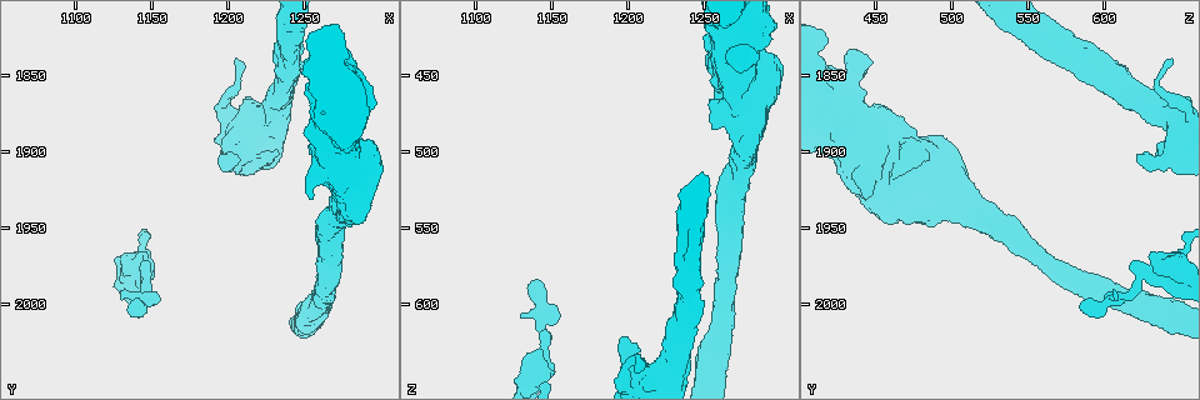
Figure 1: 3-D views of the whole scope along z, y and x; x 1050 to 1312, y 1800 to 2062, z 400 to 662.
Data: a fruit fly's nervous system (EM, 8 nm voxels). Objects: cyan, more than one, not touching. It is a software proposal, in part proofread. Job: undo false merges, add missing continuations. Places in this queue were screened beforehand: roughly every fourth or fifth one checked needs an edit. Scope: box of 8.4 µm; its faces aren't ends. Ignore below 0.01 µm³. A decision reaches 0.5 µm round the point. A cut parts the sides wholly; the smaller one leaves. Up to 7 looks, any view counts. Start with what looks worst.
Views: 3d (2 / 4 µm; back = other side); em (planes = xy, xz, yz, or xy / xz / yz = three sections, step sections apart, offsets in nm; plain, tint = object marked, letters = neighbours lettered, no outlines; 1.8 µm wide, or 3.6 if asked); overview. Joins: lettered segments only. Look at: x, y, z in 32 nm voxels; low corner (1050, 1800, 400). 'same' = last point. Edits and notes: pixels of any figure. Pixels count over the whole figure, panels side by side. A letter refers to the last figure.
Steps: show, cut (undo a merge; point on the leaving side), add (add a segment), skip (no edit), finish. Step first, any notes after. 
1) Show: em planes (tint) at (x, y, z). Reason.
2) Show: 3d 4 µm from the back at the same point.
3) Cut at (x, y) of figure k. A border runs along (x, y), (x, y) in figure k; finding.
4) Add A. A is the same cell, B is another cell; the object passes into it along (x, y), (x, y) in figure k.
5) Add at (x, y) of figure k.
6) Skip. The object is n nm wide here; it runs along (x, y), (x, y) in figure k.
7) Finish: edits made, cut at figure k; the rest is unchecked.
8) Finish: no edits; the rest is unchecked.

Show: em planes (letters) at (1138, 2000, 584). Branch stops here.

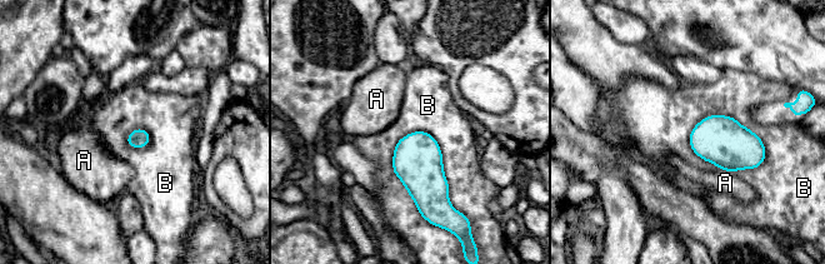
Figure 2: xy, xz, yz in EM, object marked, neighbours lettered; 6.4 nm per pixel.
Skip. A and B are other cells; a border runs along (399, 138), (435, 139), (455, 208) in figure 2; none of them fits.

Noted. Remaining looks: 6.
Show: 3d 4 µm at (1140, 1966, 630). Branch stops here.

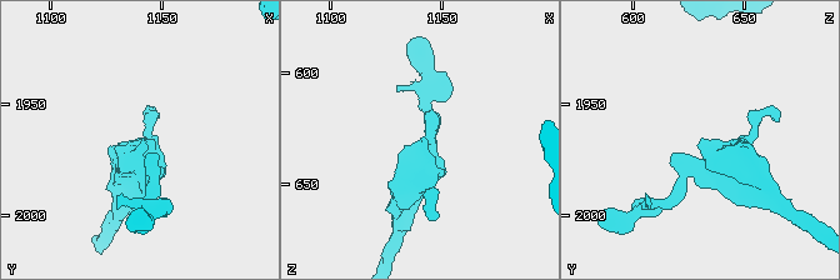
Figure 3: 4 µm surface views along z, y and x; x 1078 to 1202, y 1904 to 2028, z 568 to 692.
Show: em planes (tint) at (1142, 1967, 630). Shape alone is not enough.

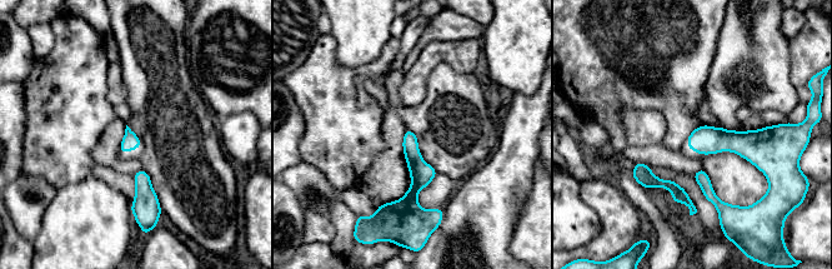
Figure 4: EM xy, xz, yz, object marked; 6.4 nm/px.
Show: em planes (letters) at the same point.

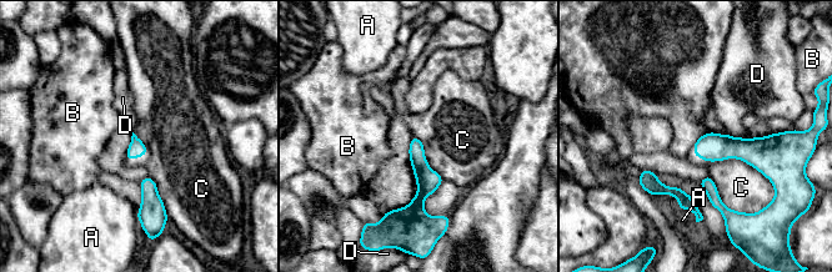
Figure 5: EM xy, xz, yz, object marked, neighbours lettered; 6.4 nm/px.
Skip. A, B, C and D are other cells; it runs along (416, 141), (422, 194), (412, 215) in figure 5; none of them fits.

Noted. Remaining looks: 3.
Show: em 3.6 µm xy step 4 (tint) at (1274, 1898, 462). Closes a loop.

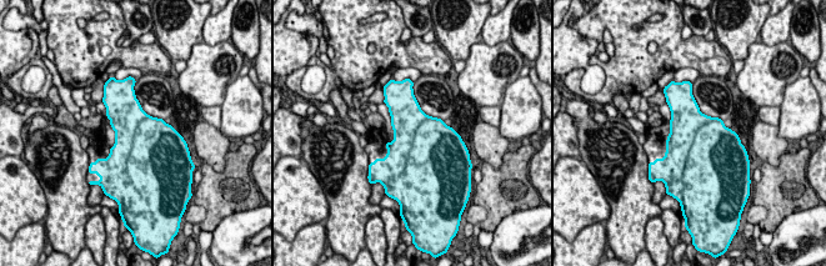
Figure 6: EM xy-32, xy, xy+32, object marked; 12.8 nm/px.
Show: em 3.6 µm planes (letters) at the same point.

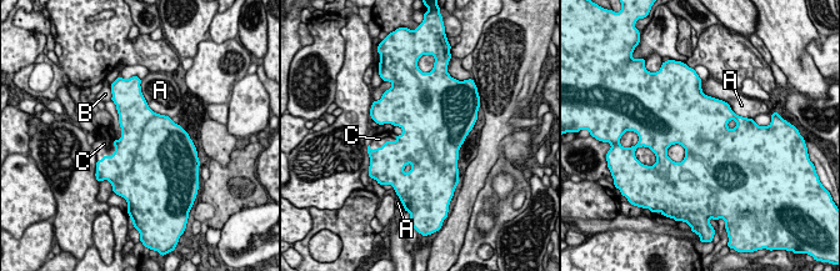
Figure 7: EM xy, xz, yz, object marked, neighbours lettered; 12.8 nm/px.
Add C. C is the same cell, A and B are other cells; the object passes into it along (390, 160), (389, 141), (379, 139) in figure 7; it goes on there.

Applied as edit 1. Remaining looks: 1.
Finish: edits made, add at figure 7; the rest is unchecked.

